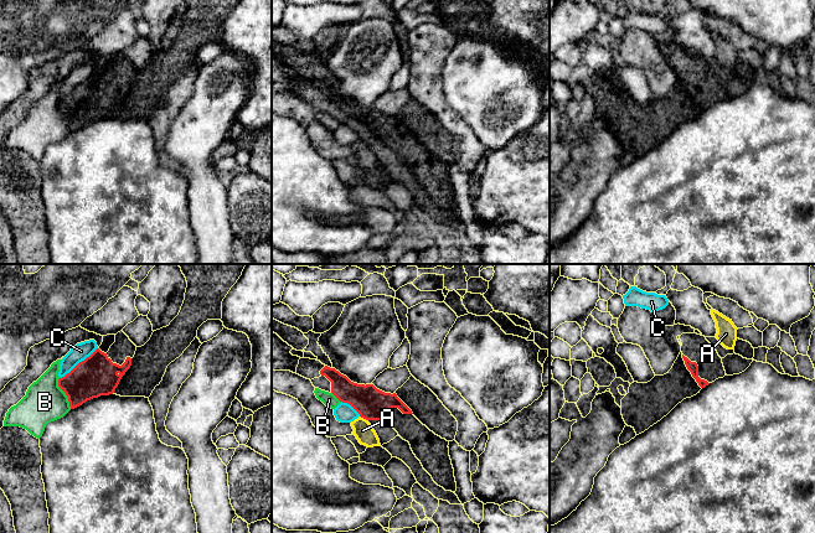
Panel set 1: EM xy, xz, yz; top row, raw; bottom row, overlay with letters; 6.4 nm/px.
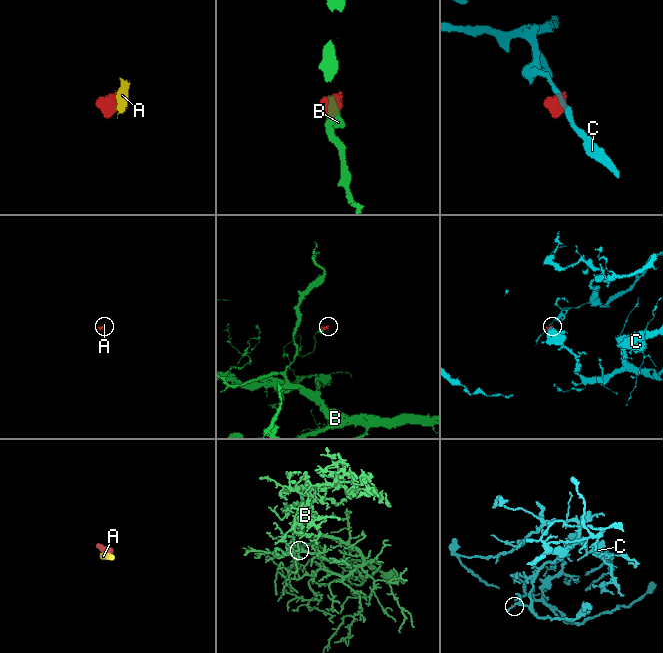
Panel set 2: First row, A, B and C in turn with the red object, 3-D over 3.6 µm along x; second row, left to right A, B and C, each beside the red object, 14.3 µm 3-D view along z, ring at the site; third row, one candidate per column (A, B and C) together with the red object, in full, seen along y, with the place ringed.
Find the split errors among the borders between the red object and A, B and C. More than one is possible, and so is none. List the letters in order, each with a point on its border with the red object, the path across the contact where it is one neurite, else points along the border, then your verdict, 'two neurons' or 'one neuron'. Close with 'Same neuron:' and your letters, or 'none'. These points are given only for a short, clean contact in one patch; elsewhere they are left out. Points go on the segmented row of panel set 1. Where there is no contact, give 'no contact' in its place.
A: contact xz (364, 418); border xz (360, 415), (367, 420); two neurons
B: contact xy (65, 392); border xy (58, 378), (58, 386), (67, 397), (71, 408); two neurons
C: contact xy (80, 362); border xy (97, 347), (60, 378); two neurons
Same neuron: none

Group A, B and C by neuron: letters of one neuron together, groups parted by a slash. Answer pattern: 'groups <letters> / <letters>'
groups A / B / C

